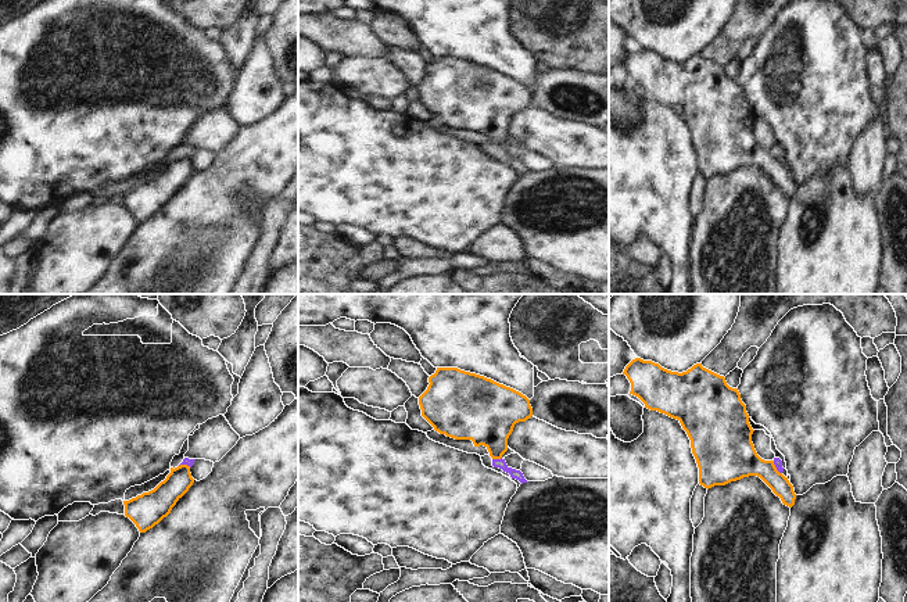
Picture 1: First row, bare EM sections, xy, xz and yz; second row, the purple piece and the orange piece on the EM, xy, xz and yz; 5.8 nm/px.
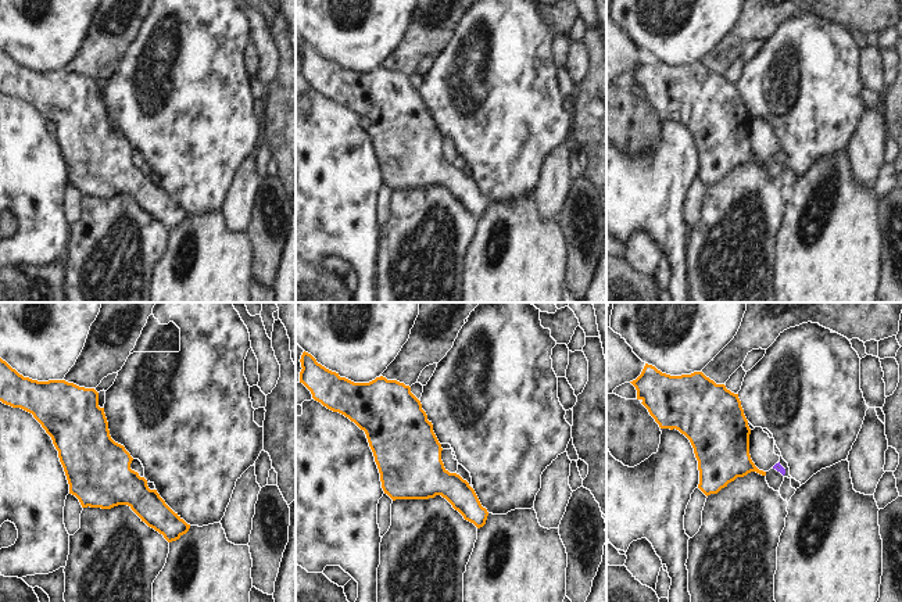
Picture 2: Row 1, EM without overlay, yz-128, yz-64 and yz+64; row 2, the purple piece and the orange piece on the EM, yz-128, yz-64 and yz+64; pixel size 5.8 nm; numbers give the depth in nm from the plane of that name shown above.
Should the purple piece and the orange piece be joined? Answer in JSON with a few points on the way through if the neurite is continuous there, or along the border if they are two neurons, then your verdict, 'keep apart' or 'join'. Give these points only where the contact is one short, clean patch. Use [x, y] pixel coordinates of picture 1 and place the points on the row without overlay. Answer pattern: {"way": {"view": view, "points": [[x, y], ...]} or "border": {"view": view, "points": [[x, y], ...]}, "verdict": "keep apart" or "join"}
{"border": {"view": "xz", "points": [[501, 146], [493, 149]]}, "verdict": "keep apart"}

